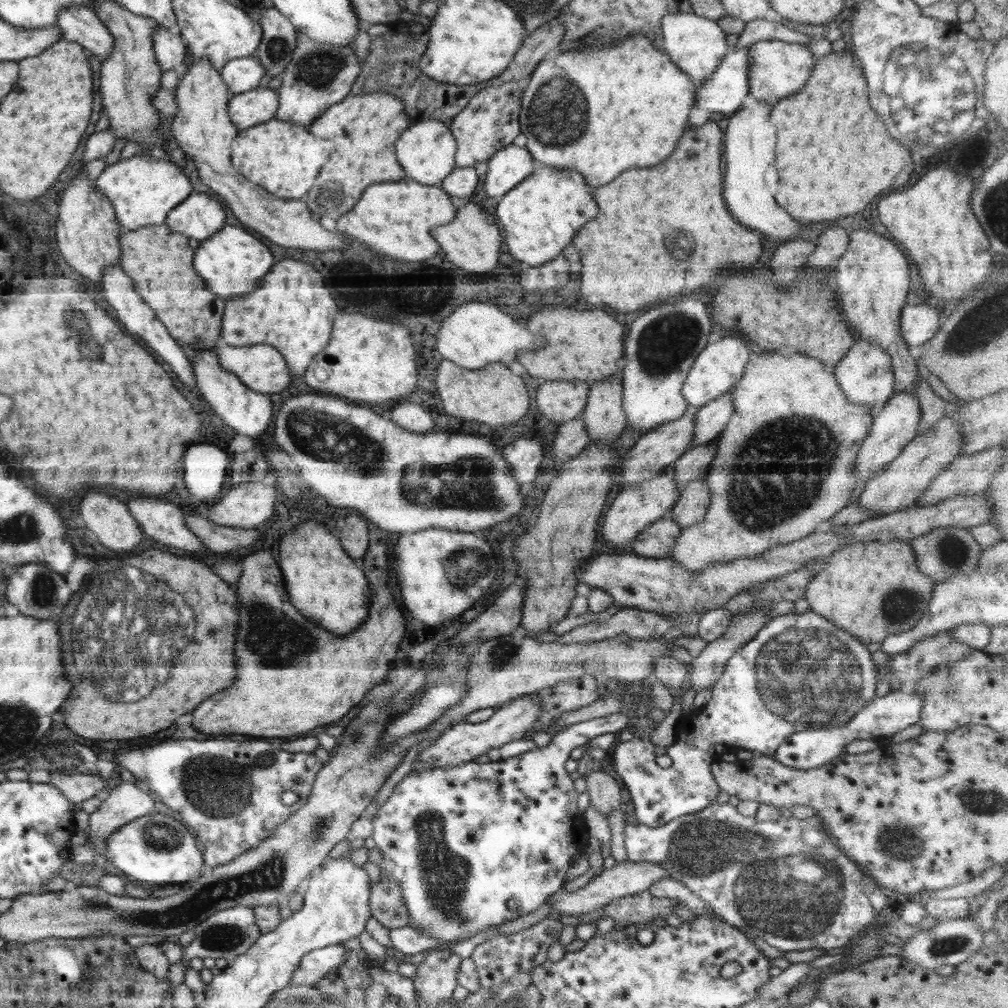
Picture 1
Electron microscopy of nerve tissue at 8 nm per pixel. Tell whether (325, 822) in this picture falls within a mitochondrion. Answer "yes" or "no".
yes

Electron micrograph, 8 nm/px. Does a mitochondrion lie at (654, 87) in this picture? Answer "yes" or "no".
no

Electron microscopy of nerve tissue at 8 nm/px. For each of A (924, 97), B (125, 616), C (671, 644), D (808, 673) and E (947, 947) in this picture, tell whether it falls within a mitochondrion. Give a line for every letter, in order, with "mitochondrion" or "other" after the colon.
A: mitochondrion
B: mitochondrion
C: other
D: mitochondrion
E: mitochondrion

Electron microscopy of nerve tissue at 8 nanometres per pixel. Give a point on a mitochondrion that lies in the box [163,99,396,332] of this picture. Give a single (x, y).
(330, 198)

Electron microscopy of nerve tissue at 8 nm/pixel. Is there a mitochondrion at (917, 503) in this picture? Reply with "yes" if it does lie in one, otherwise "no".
no

